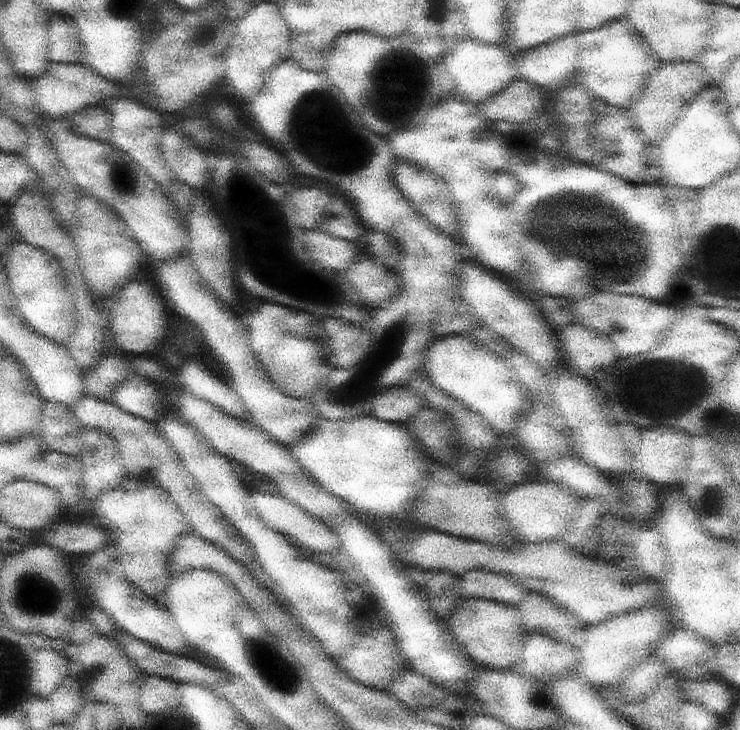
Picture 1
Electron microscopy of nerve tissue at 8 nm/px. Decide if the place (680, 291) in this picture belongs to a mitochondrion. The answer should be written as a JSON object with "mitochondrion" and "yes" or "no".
{"mitochondrion":"no"}

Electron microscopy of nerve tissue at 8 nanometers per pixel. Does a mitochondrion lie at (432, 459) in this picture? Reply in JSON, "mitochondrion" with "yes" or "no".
{"mitochondrion":"no"}

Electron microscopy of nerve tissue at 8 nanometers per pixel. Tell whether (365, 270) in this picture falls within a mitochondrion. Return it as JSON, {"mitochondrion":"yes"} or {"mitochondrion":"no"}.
{"mitochondrion":"no"}

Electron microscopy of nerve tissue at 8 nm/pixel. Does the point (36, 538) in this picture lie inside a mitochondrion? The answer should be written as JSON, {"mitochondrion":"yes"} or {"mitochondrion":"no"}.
{"mitochondrion":"no"}

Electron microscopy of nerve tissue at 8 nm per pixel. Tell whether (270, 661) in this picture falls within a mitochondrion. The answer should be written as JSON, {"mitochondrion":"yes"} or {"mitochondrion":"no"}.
{"mitochondrion":"yes"}

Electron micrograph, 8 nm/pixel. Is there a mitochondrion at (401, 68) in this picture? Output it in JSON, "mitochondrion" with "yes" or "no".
{"mitochondrion":"yes"}

